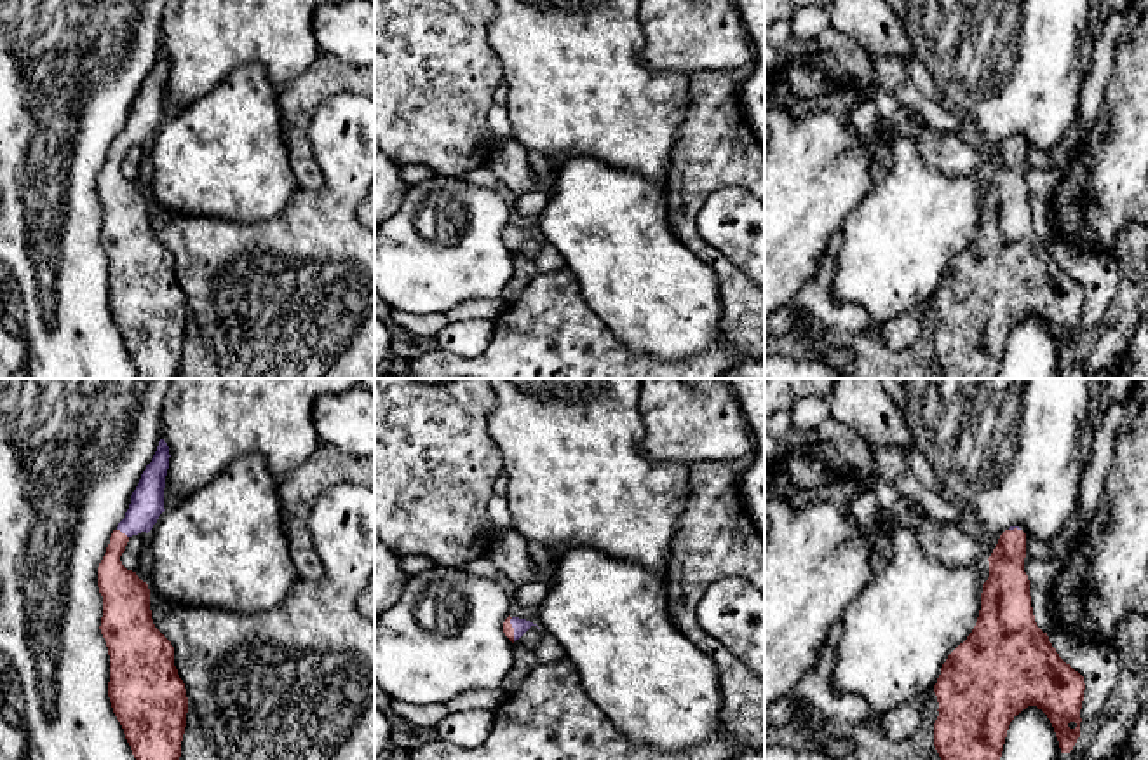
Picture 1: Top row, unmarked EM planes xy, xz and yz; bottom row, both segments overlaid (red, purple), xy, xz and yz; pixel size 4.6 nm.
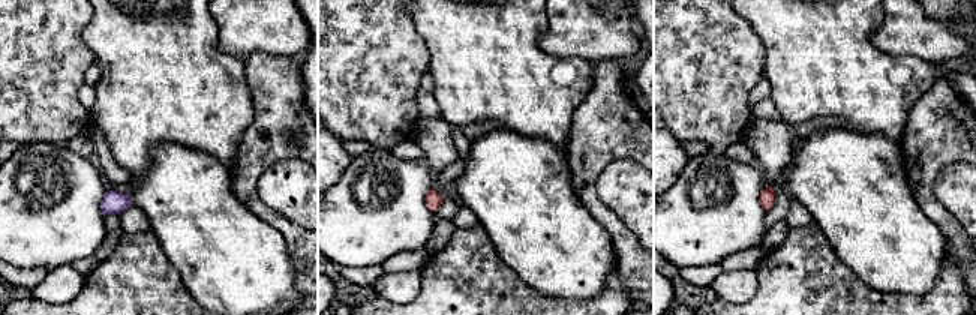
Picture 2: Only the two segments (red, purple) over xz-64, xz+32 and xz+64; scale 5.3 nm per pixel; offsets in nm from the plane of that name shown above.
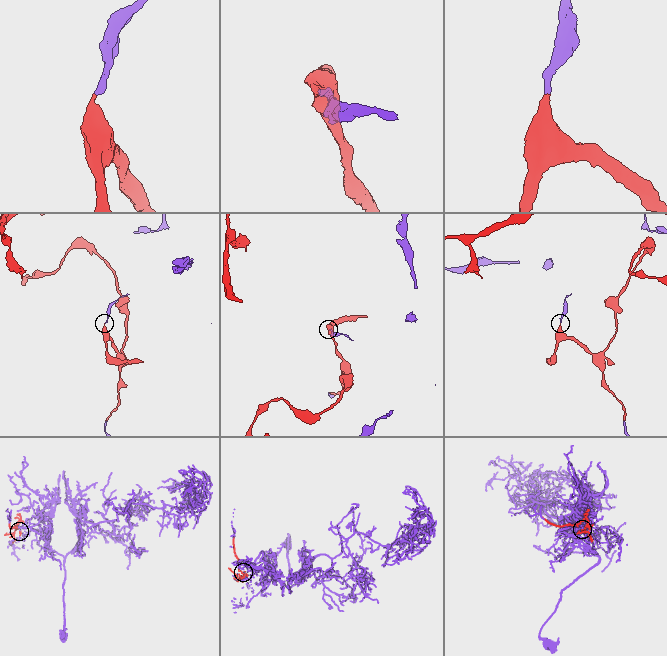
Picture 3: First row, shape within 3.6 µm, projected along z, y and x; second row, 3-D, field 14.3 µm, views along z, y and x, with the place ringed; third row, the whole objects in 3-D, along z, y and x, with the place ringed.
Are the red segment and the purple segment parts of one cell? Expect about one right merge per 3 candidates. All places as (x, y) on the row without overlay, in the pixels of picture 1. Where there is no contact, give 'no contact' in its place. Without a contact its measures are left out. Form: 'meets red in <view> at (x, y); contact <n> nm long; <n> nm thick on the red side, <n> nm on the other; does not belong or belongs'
meets red in xz at (513, 239); contact 110 nm long; 50 nm thick on the red side, 70 nm on the other; belongs

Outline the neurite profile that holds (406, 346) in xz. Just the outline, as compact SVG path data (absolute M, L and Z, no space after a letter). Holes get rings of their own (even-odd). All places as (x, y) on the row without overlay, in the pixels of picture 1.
M375 291L375 316L390 329L390 354L401 359L416 359L427 352L439 350L437 338L422 338L394 322L392 309Z

